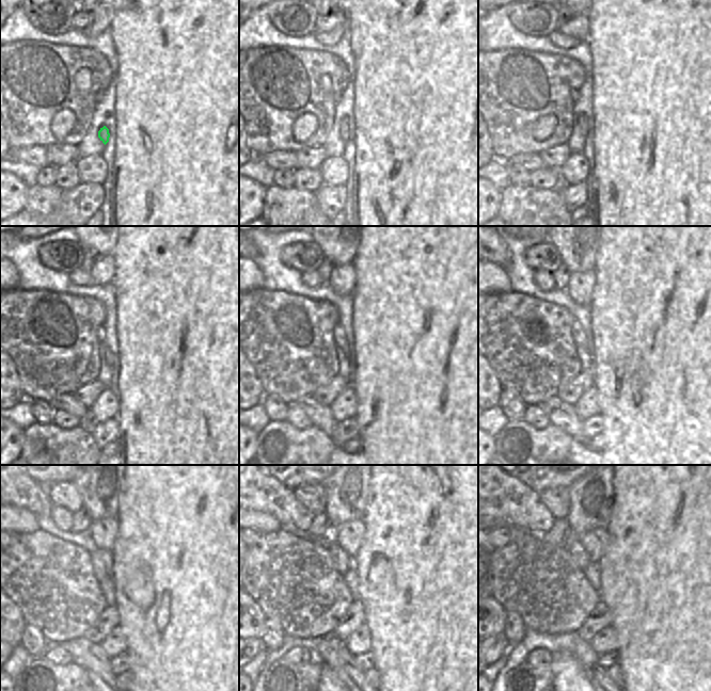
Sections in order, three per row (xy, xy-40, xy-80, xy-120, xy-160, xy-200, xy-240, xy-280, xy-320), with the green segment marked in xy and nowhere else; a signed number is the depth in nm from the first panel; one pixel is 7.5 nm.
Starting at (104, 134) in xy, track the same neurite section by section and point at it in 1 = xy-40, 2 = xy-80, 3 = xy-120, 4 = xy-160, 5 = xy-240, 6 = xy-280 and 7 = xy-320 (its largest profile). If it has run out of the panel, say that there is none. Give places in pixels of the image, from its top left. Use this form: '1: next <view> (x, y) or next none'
1: next xy-40 (344, 130)
2: next xy-80 (582, 122)
3: next xy-120 (105, 353)
4: next xy-160 (346, 357)
5: next xy-240 (99, 567)
6: next xy-280 (341, 559)
7: next xy-320 (572, 545)

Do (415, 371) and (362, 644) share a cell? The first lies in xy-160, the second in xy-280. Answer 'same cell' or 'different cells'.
different cells

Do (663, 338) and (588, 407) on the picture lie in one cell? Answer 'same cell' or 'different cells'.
different cells

